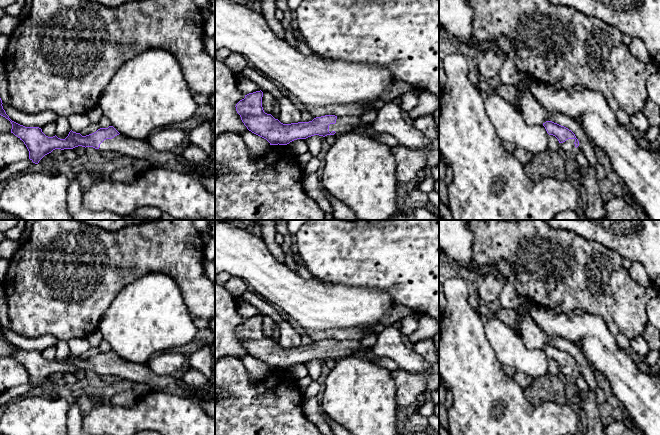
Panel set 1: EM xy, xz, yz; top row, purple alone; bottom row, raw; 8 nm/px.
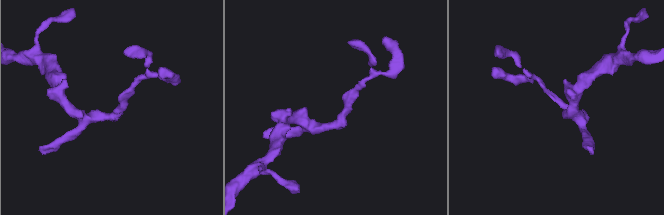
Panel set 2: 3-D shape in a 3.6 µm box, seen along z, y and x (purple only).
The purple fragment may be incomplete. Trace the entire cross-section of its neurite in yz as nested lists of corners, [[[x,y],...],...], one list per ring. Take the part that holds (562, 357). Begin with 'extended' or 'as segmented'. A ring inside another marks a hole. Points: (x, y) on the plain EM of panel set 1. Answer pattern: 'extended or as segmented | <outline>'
extended | [[[546,345],[543,350],[549,359],[558,363],[561,373],[570,377],[575,376],[579,370],[579,365],[571,354],[552,345]]]

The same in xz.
extended | [[[261,314],[249,317],[235,331],[247,353],[266,363],[270,369],[287,369],[294,364],[314,359],[325,361],[344,357],[359,351],[362,347],[361,341],[325,339],[309,346],[283,348],[271,338],[264,336],[262,321]]]

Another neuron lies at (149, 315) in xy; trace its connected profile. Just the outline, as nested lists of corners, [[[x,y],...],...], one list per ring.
[[[161,272],[148,273],[125,286],[102,315],[97,329],[120,358],[137,364],[146,364],[155,353],[191,343],[197,333],[180,287]]]

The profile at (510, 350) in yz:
[[[496,317],[484,320],[484,328],[501,365],[510,366],[532,378],[548,373],[549,358],[543,348],[527,347],[521,335]]]

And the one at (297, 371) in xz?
[[[297,363],[294,364],[292,366],[290,366],[289,368],[287,368],[287,371],[289,373],[289,375],[296,379],[297,381],[299,379],[302,379],[306,376],[308,376],[308,369],[305,363]]]

